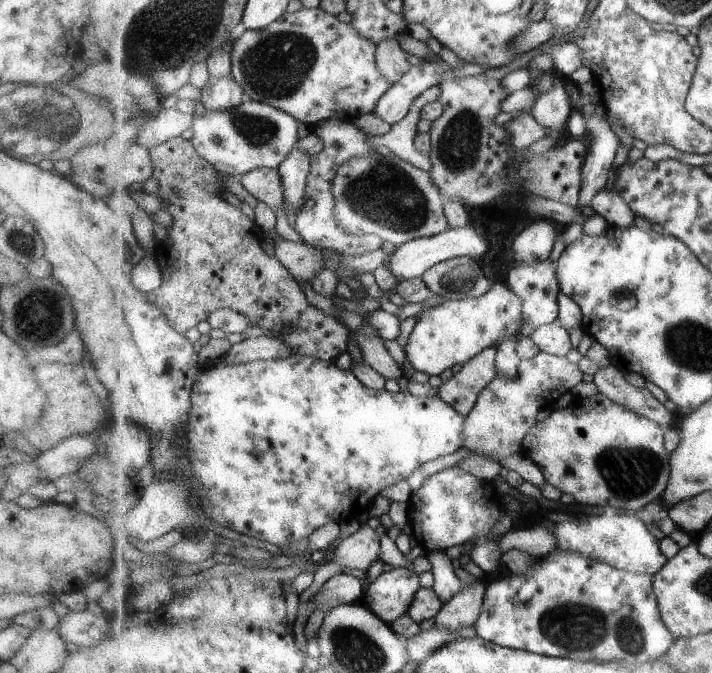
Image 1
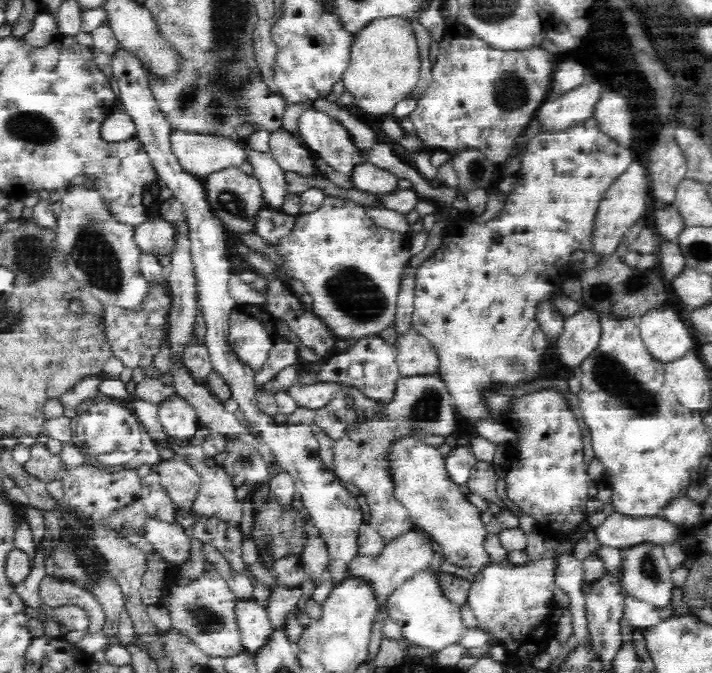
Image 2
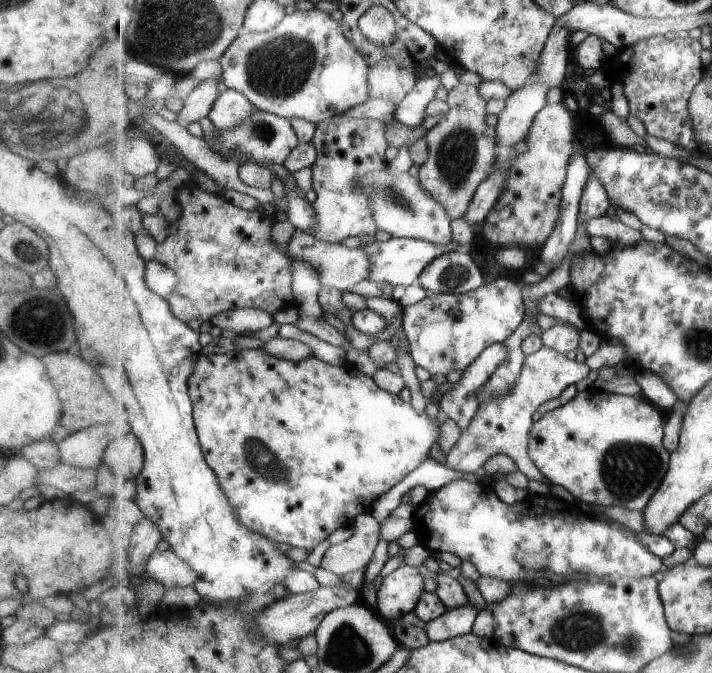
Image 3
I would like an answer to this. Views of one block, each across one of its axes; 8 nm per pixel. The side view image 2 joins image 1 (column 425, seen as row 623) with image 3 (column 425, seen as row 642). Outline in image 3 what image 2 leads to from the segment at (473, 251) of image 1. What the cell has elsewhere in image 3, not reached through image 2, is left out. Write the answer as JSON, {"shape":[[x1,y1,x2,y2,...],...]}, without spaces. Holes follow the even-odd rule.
{"shape":[[393,237,388,241,376,240,359,247,371,259,372,265,370,274,368,272,367,280,377,284,390,284,392,288,412,285,422,274,423,269,445,251,467,250,463,245,453,241,449,245,436,245,423,239,408,239,407,237]]}

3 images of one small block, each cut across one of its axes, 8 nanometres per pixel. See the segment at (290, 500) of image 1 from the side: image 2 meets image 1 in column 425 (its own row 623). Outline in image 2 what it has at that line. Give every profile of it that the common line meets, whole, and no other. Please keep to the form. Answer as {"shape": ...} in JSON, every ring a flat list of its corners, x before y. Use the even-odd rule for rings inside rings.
{"shape":[[435,567,414,574,410,580,395,588,386,602,388,617,393,618,402,627,403,637,416,646,428,648,432,653,444,650,446,646,458,644,466,630,460,619,461,605,444,596,434,574]]}

